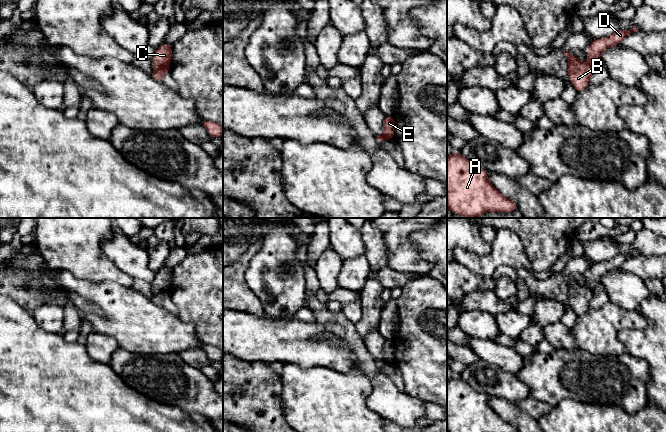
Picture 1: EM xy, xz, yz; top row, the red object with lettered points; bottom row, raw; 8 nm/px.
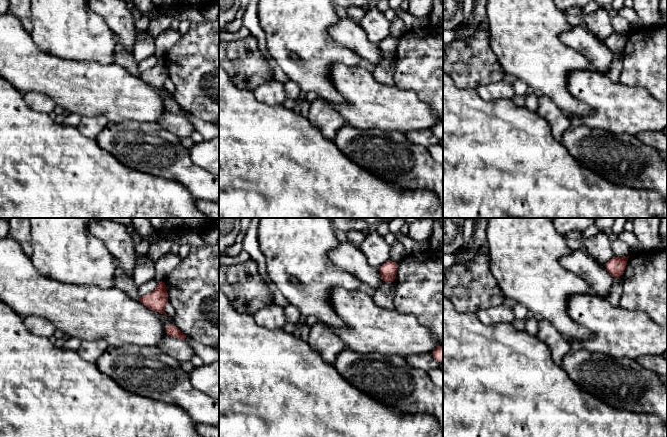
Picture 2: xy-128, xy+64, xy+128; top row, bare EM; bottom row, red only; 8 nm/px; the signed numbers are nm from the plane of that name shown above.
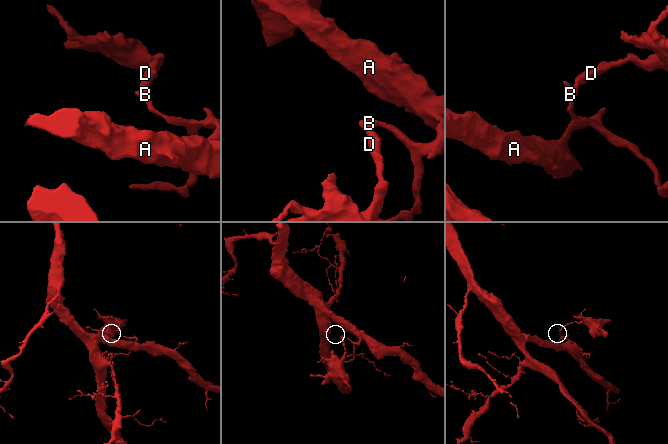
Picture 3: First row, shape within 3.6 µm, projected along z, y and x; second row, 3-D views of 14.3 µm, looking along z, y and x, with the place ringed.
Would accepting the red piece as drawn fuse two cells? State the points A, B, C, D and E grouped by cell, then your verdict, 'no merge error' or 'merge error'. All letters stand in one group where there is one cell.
groups A B E / C D; merge error

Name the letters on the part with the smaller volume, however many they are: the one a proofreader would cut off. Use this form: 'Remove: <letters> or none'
Remove: C, D

